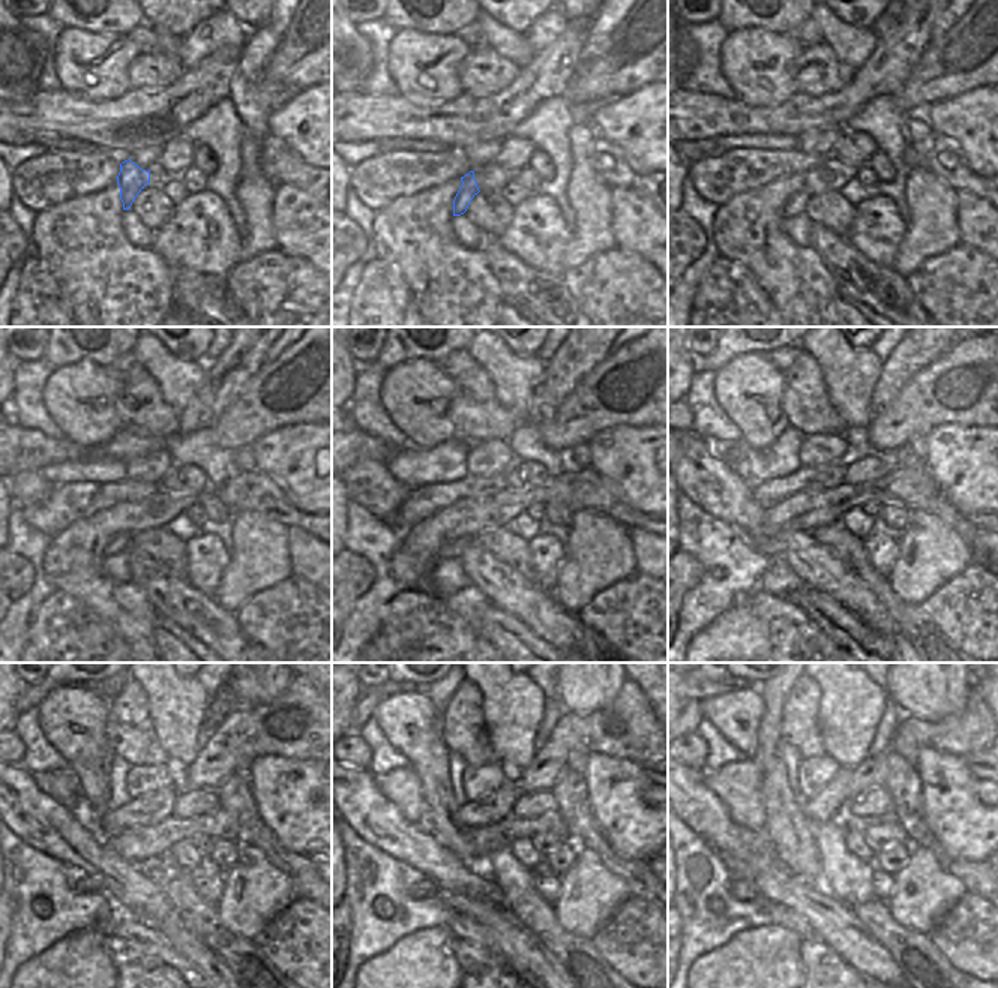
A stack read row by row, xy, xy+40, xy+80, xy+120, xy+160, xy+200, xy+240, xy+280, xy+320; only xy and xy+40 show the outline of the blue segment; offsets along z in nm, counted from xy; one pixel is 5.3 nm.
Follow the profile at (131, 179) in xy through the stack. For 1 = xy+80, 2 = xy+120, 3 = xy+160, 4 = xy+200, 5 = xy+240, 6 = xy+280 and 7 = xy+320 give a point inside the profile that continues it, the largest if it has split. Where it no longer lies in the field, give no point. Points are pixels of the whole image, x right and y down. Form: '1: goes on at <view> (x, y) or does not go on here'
1: goes on at xy+80 (796, 206)
2: goes on at xy+120 (123, 541)
3: goes on at xy+160 (449, 549)
4: goes on at xy+200 (769, 547)
5: goes on at xy+240 (81, 882)
6: goes on at xy+280 (414, 883)
7: goes on at xy+320 (743, 891)

